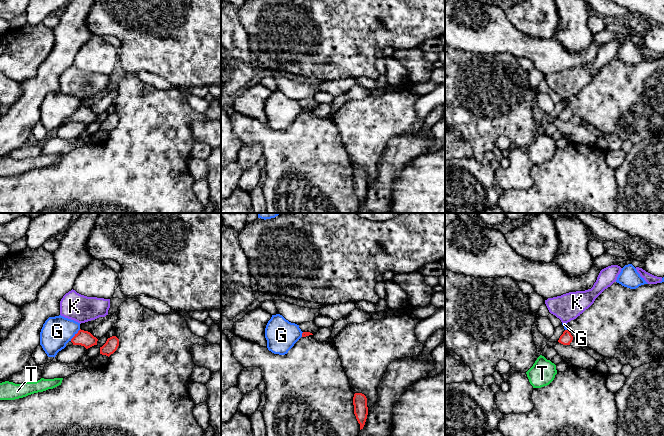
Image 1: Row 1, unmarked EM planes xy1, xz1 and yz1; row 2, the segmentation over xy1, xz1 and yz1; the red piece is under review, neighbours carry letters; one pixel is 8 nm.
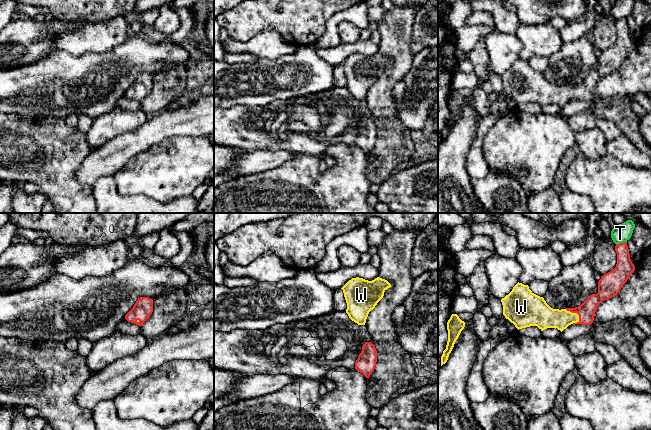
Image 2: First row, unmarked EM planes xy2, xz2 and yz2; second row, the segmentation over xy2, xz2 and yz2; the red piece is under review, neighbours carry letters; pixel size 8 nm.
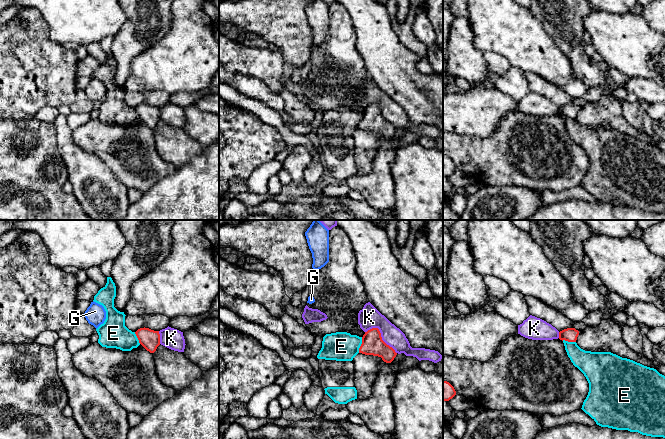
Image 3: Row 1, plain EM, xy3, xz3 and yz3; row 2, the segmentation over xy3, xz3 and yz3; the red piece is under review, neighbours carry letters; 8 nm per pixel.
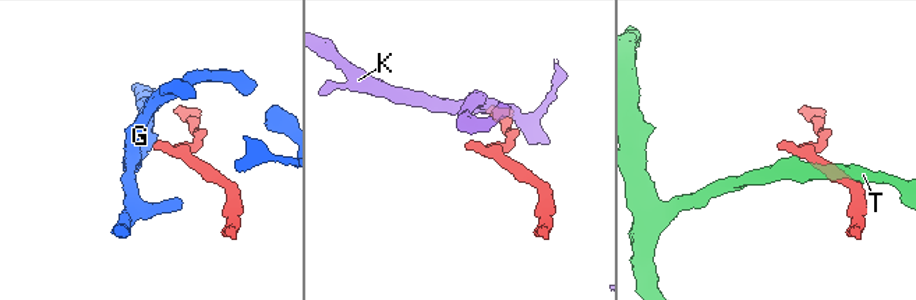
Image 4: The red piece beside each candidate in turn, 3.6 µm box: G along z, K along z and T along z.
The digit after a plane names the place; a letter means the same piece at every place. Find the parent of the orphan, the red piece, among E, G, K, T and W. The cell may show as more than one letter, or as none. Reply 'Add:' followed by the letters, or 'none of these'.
Add: W

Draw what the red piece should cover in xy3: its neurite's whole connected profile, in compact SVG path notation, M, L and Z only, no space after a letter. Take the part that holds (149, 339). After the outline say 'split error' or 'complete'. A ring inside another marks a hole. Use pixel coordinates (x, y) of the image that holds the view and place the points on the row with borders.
M140 328L135 332L139 343L150 353L154 353L160 345L159 331L154 331L149 328Z; complete

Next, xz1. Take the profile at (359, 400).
M355 393L353 397L353 405L354 405L354 414L358 423L360 424L360 430L363 429L367 415L368 415L368 407L367 407L367 398L362 393Z; complete

